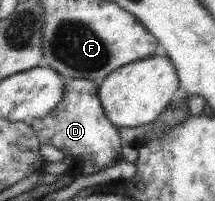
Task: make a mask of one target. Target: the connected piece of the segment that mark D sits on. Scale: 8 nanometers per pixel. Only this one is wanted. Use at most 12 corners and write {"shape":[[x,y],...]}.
{"shape":[[66,80],[28,123],[72,179],[105,179],[124,142],[94,81]]}

